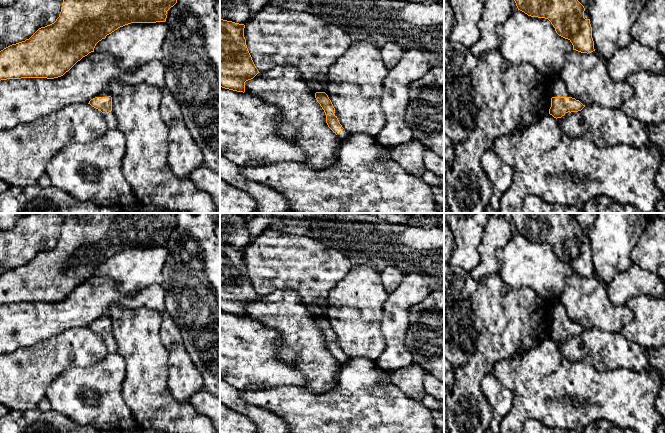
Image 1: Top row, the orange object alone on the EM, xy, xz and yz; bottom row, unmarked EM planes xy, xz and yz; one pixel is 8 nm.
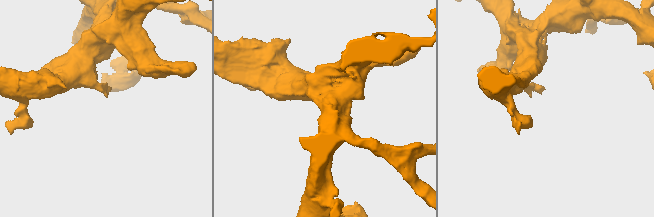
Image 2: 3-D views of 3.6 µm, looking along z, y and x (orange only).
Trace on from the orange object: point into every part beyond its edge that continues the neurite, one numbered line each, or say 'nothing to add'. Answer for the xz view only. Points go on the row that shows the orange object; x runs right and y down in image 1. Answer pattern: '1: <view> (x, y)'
1: xz (344, 134)

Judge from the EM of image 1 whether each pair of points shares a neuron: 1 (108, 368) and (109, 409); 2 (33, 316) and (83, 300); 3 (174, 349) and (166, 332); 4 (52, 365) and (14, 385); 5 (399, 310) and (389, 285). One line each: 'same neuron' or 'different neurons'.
1: same neuron
2: same neuron
3: same neuron
4: same neuron
5: different neurons

